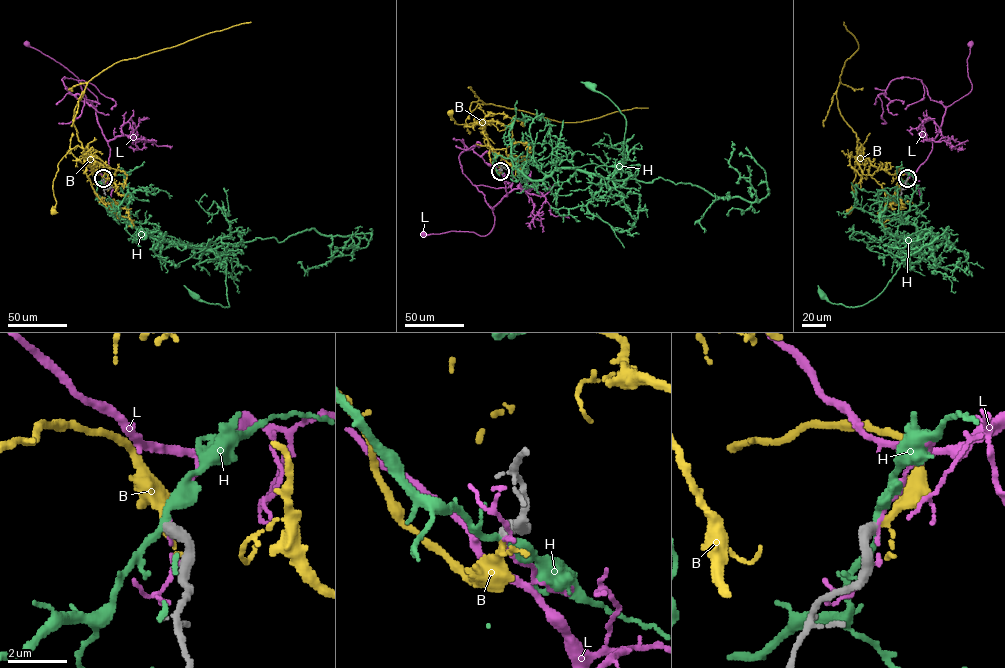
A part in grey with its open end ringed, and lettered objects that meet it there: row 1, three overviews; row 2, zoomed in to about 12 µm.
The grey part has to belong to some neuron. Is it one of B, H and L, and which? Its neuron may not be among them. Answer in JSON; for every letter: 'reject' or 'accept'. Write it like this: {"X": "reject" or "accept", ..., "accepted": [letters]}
{"B": "accept", "H": "reject", "L": "reject", "accepted": ["B"]}

